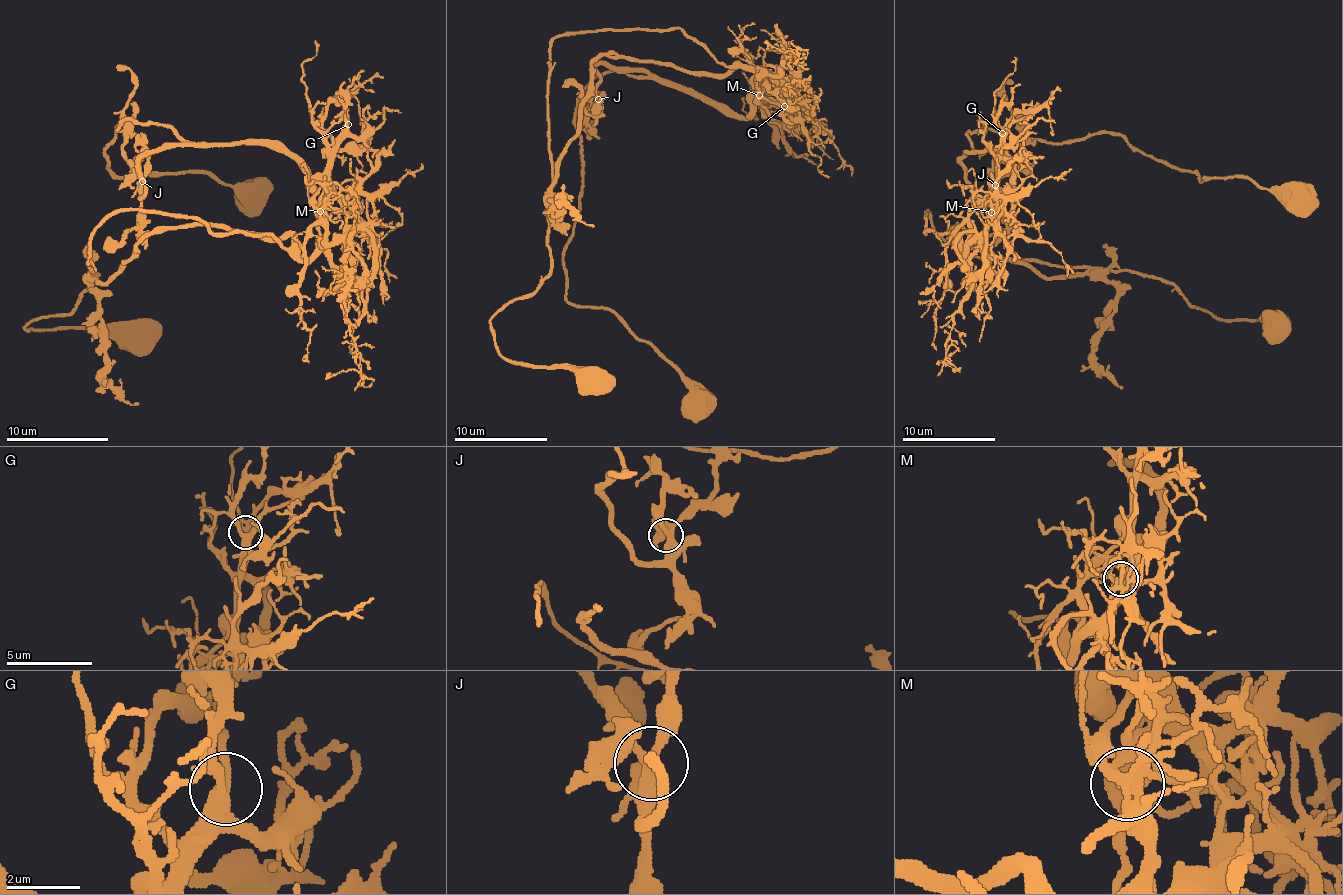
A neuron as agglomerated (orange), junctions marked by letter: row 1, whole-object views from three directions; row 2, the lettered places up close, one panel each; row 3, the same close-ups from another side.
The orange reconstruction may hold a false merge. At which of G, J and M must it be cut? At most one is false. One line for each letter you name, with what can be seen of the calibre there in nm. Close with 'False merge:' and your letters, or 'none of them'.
M: 340 nm thick
False merge: M

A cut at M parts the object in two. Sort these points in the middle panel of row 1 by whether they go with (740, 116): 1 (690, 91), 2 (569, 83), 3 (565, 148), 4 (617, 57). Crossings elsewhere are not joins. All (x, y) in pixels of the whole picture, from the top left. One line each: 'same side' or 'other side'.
1: same side
2: same side
3: other side
4: other side

